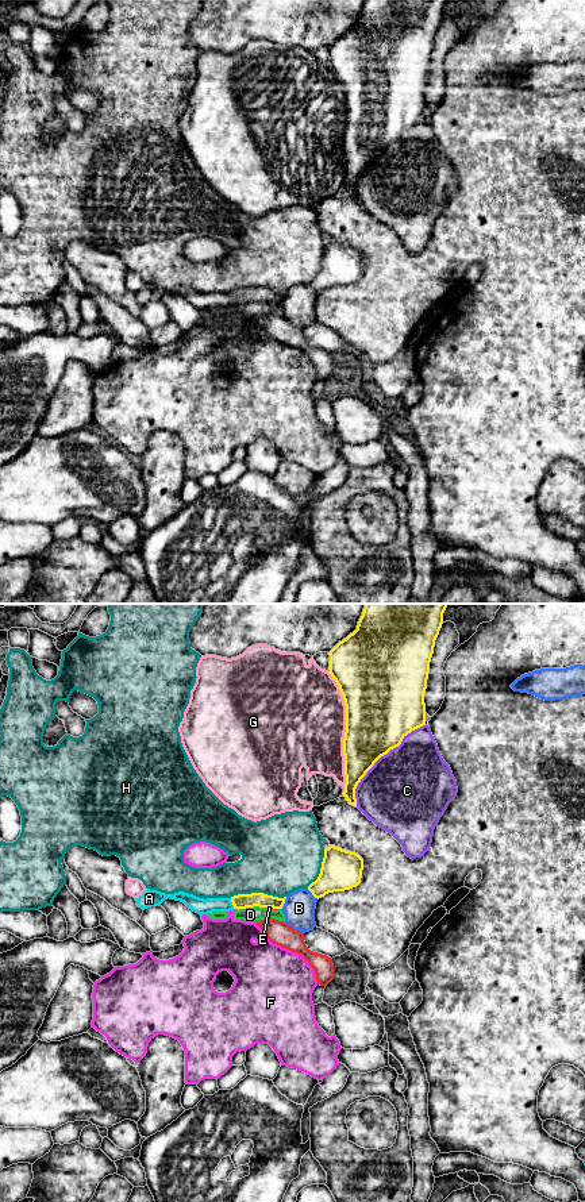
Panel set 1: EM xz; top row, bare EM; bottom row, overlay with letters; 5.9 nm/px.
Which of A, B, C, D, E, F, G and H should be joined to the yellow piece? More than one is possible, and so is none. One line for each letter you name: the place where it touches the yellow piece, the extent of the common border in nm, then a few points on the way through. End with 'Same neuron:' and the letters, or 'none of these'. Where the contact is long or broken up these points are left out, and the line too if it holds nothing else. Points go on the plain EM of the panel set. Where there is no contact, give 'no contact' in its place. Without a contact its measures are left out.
A: meets yellow in xz at (233, 299); contact 70 nm long; runs through xz (241, 296), (233, 299), (203, 301)
Same neuron: A

